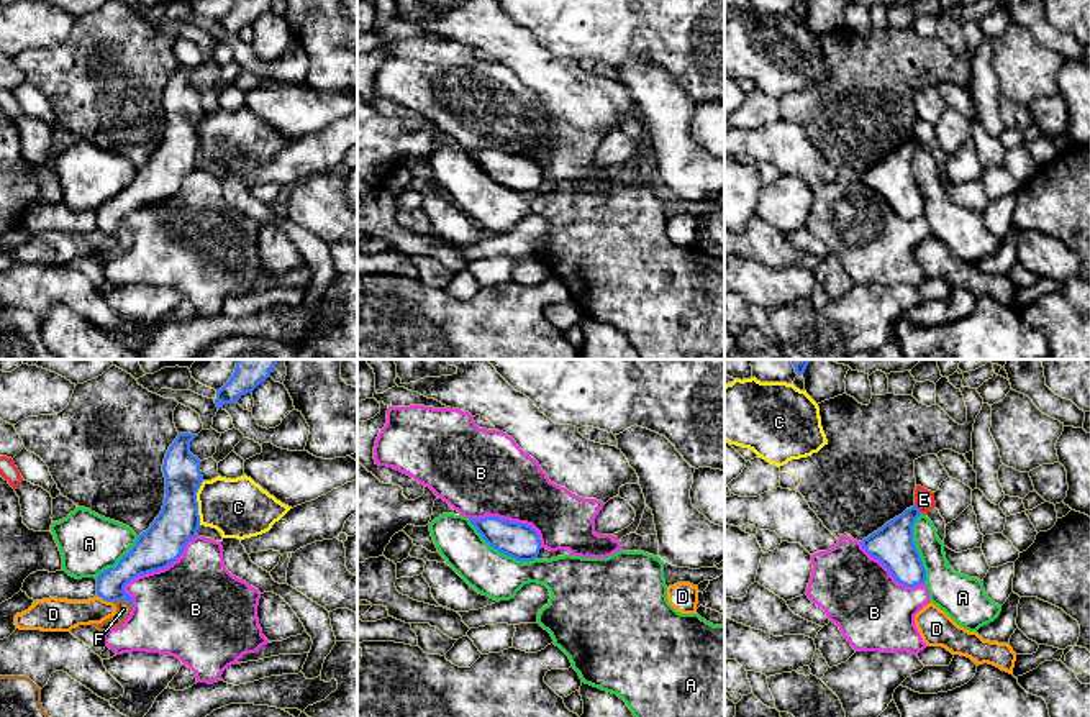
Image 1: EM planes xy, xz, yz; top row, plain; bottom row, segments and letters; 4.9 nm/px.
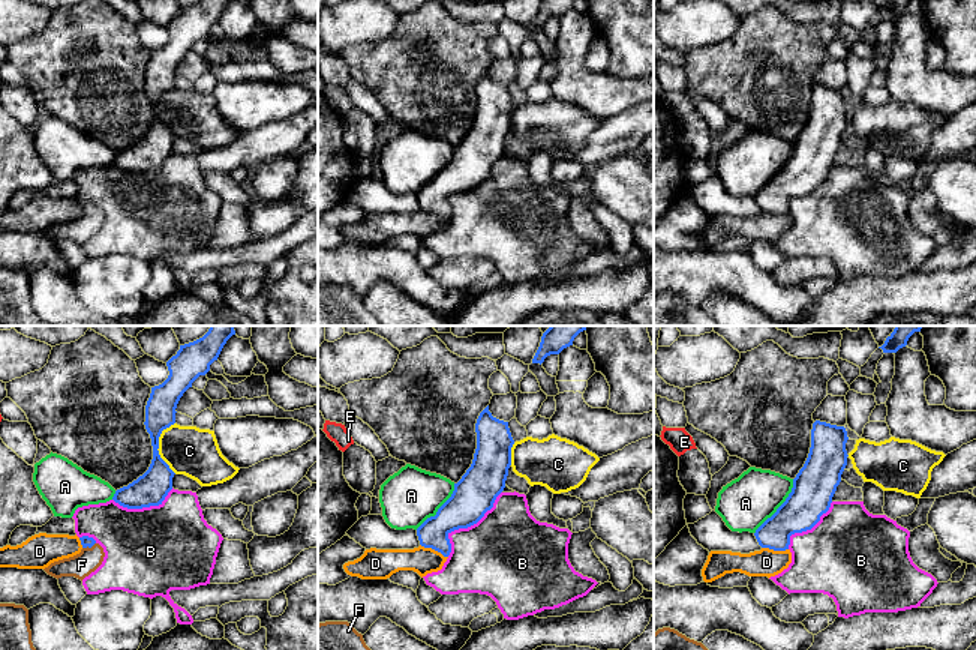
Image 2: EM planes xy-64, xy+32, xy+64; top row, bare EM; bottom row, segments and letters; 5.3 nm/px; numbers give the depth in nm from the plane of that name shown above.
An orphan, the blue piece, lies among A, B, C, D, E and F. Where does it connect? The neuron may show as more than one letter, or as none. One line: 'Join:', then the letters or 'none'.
Join: F

